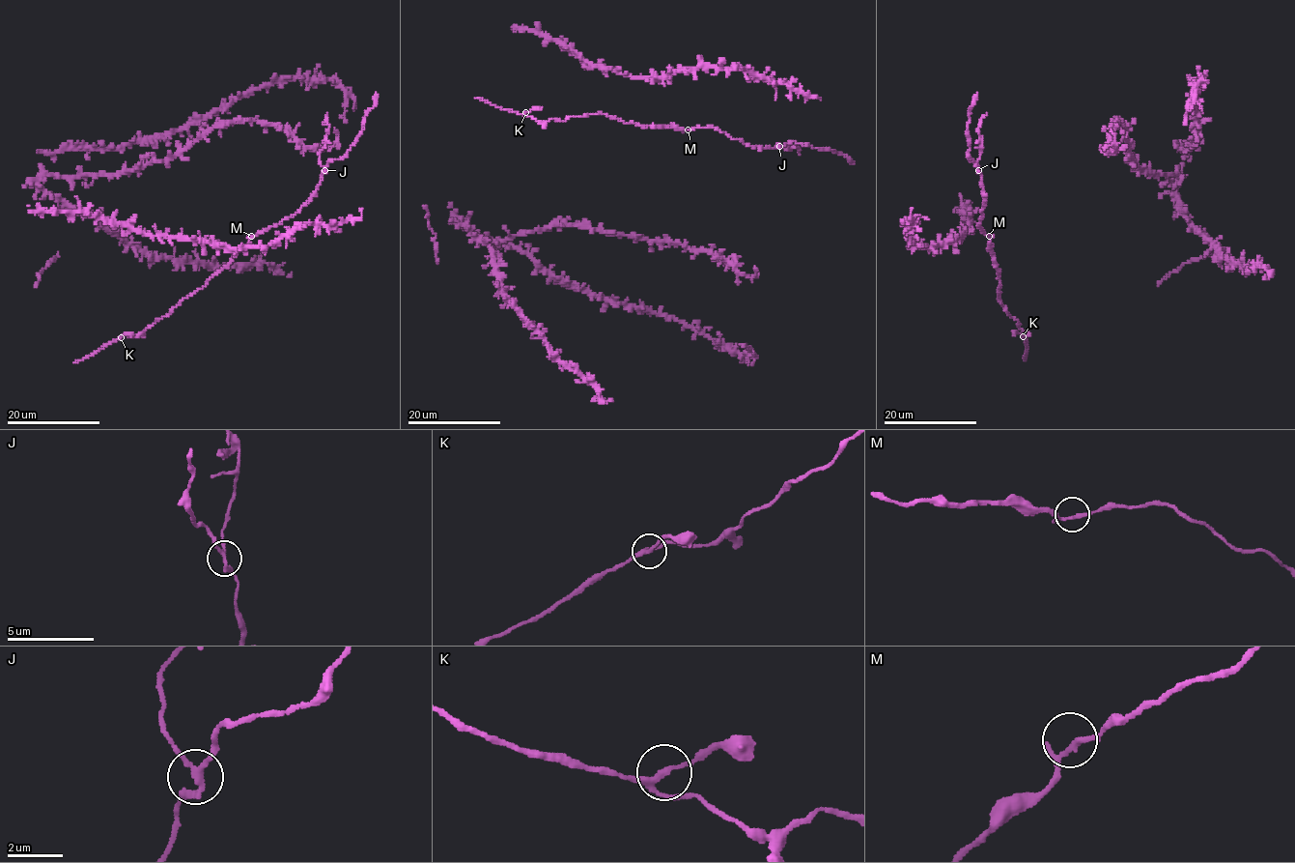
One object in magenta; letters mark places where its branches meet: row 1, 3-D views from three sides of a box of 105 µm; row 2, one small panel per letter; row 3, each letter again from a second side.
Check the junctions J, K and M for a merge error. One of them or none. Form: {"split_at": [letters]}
{"split_at": ["J"]}

